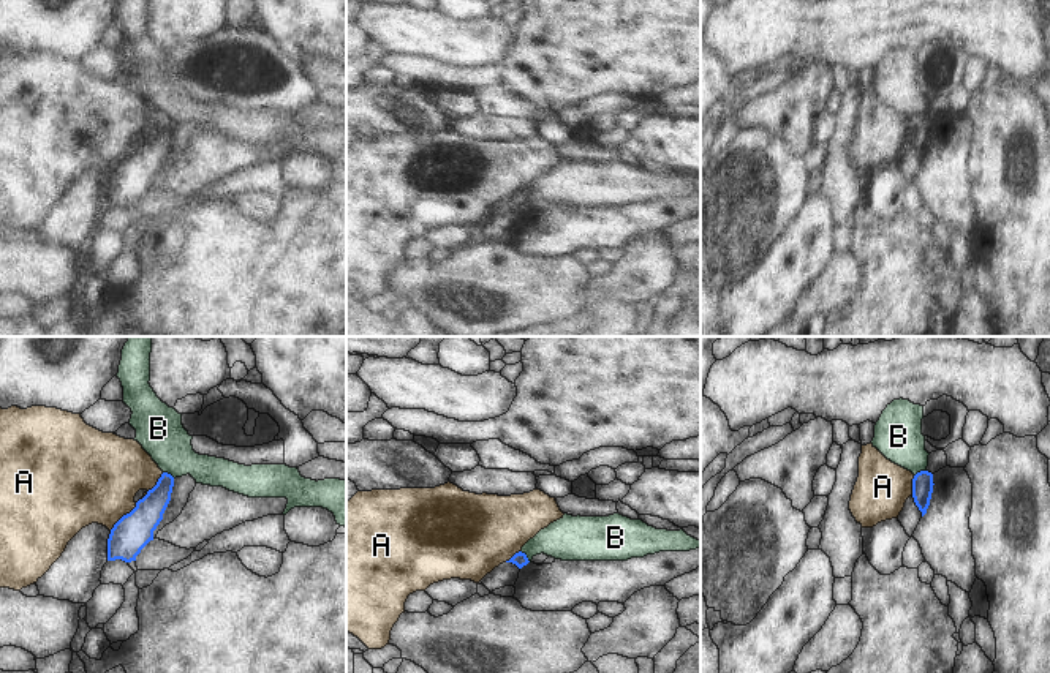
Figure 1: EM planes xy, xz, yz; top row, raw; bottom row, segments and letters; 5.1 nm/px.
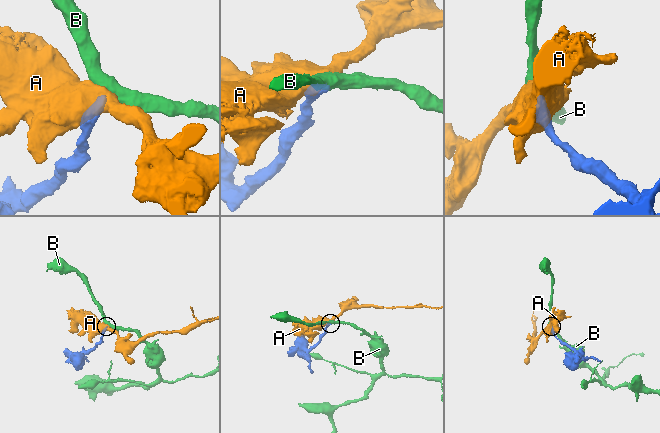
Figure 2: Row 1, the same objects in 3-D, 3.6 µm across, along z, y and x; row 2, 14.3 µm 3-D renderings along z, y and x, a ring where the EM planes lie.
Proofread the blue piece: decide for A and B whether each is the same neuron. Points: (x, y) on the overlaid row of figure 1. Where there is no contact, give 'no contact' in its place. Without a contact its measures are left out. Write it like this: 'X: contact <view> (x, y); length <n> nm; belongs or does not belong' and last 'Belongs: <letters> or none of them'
A: contact xy (124, 515); length 200 nm; does not belong
B: contact xz (525, 556); length 80 nm; does not belong
Belongs: none of them

